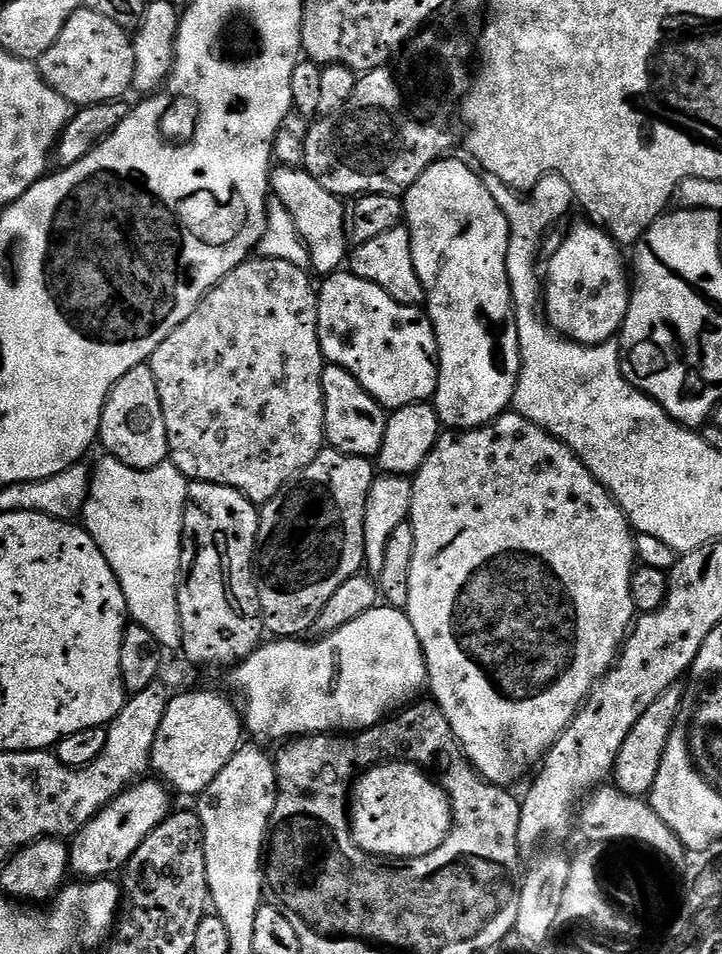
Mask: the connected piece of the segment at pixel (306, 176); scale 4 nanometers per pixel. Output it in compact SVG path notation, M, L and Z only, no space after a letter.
M273 167L270 173L270 192L275 200L286 206L286 210L290 210L294 226L298 226L298 234L304 239L304 245L312 258L311 271L320 278L341 271L350 255L345 201L330 194L330 190L326 190L326 186L322 186L322 182L318 182L318 178L314 178L303 167Z

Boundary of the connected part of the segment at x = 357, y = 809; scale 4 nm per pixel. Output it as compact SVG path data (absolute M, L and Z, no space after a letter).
M388 761L361 773L353 785L349 801L349 823L356 847L375 856L389 859L412 859L433 853L444 844L454 825L451 797L429 777L423 767L408 761Z

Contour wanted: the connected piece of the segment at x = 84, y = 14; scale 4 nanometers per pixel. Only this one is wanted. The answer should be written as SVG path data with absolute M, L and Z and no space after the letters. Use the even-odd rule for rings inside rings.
M86 7L79 8L76 13L62 26L62 34L58 34L58 42L46 50L38 61L42 78L62 98L66 98L69 105L83 106L85 104L101 104L111 100L127 97L132 88L132 79L136 76L136 59L132 49L133 37L118 22L110 22L110 18L102 18L102 14L94 14L94 10Z

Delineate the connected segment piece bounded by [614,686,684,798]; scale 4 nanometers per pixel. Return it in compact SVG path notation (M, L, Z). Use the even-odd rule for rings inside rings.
M677 686L666 690L658 702L650 705L650 710L638 718L634 730L626 738L622 750L616 759L614 784L628 796L647 797L654 786L654 778L658 778L658 766L662 766L662 754L666 750L666 742L672 731L678 727L676 720L680 716L680 707L684 704L683 687Z

